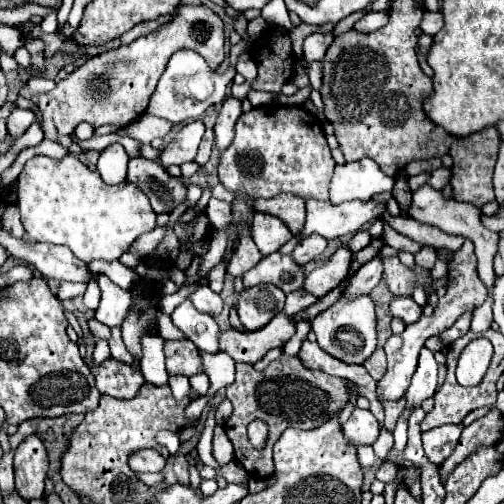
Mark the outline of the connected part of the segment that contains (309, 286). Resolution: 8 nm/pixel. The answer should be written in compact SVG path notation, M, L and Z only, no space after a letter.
M341 246L325 264L307 274L303 288L317 298L325 296L329 290L341 286L347 280L351 260L353 260L353 250L349 246Z

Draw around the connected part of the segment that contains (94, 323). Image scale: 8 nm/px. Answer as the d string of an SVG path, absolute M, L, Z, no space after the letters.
M95 318L88 321L88 326L91 333L100 339L109 340L111 333L110 328L98 322Z

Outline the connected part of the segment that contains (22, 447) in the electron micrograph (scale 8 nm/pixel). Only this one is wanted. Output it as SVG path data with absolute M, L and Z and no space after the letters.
M37 434L27 436L15 450L15 488L21 498L33 500L43 496L49 462L43 442Z

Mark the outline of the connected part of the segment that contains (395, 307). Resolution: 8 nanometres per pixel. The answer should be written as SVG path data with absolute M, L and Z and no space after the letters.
M393 298L389 304L389 312L393 318L401 318L405 324L413 324L421 318L421 308L413 302L413 298Z

